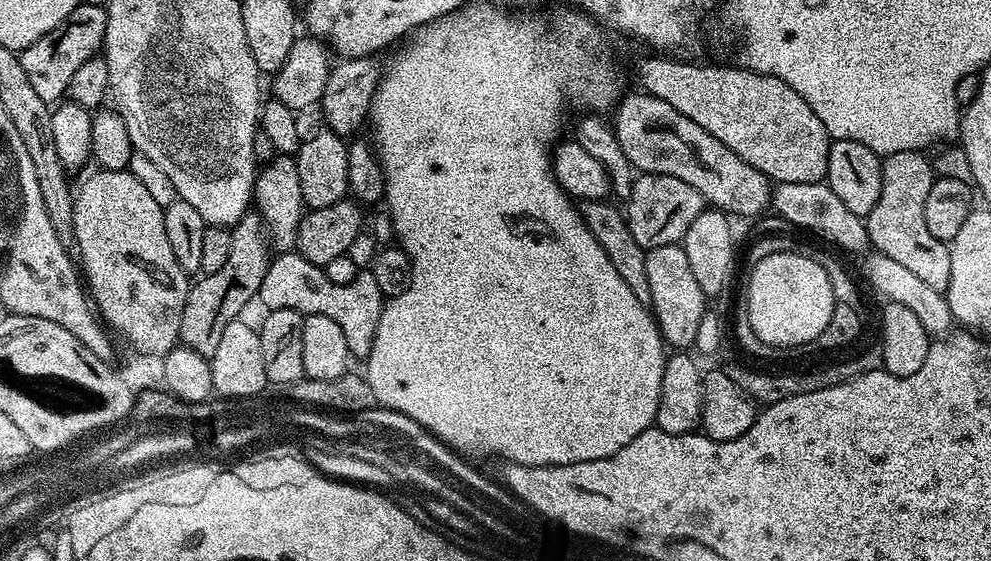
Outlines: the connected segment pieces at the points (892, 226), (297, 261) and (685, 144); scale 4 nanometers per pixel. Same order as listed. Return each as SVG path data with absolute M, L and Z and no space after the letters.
M902 150L882 160L882 194L866 218L868 243L879 255L894 258L905 270L911 270L921 282L947 293L950 286L950 248L934 238L926 227L926 194L934 179L934 164L923 151Z
M281 252L271 257L266 278L262 278L262 286L258 293L259 303L265 304L268 312L274 310L298 310L303 316L325 316L338 322L342 326L342 335L346 338L346 346L353 357L367 358L370 350L374 346L374 334L378 330L380 315L386 303L384 290L378 286L376 275L370 270L357 271L354 282L349 284L339 284L330 282L330 278L324 272L323 267L314 262L310 262L299 252Z
M645 92L628 93L619 101L616 112L614 131L617 140L635 171L641 173L668 174L689 183L702 194L705 203L713 209L735 216L756 216L771 205L771 180L756 170L749 163L743 162L728 146L723 145L714 135L702 126L690 120L660 98L654 98Z

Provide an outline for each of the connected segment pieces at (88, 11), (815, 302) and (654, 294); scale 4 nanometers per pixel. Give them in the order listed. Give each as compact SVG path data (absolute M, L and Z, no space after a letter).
M81 2L62 23L50 30L50 34L42 34L38 42L19 53L22 70L26 70L26 78L30 78L38 98L52 106L67 93L70 78L74 78L76 71L82 67L82 62L103 49L107 21L108 13L103 3Z
M800 250L774 253L751 266L750 273L752 277L746 285L750 324L762 342L776 350L795 344L811 345L826 330L838 301L819 259L804 256Z
M680 244L649 248L644 253L646 258L646 278L650 282L650 311L656 318L656 325L660 327L660 335L664 337L665 345L676 350L688 350L695 345L698 338L698 326L702 326L702 318L706 314L706 297L702 286L698 286L694 274L690 271L690 261L686 258L686 250Z

